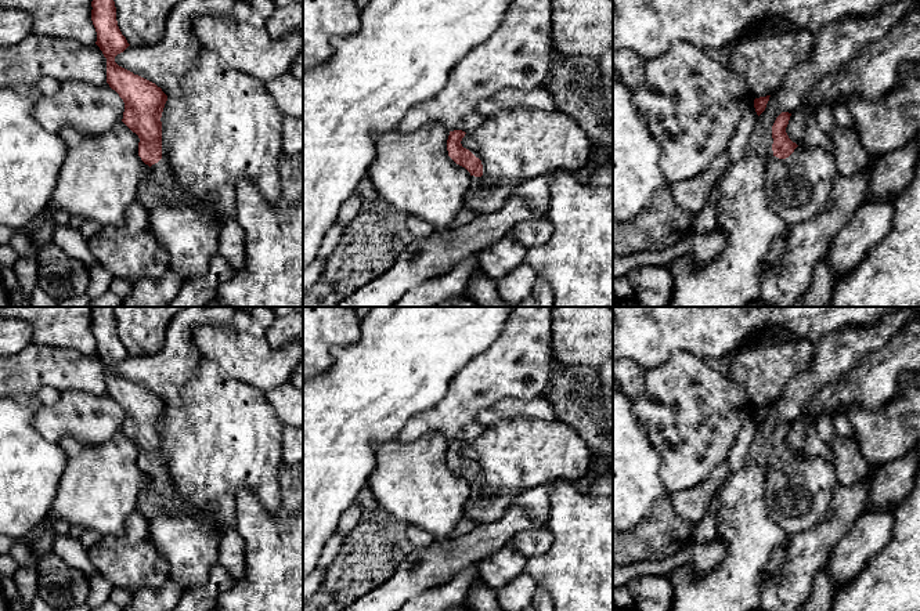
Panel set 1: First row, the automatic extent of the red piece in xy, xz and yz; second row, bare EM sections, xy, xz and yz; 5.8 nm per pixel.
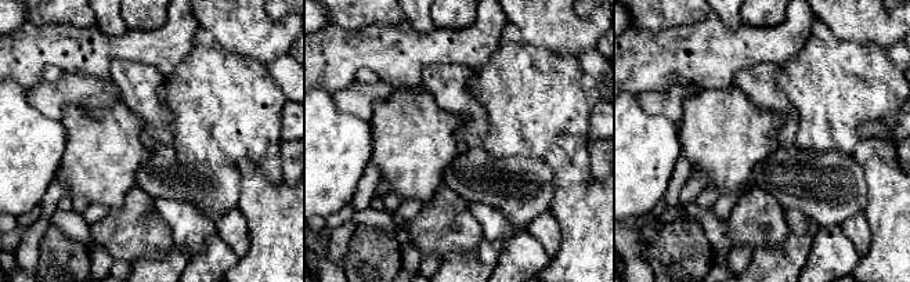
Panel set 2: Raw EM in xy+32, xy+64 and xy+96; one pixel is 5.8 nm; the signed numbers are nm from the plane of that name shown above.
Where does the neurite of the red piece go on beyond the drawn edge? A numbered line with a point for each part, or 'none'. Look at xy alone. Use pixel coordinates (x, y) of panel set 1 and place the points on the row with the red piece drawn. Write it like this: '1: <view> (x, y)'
1: xy (158, 187)

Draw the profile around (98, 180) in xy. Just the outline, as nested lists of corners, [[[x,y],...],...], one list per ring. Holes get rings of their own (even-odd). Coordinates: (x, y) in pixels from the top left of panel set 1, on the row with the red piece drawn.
[[[123,122],[101,135],[83,135],[72,127],[59,133],[66,147],[51,200],[57,212],[83,221],[97,221],[102,228],[122,227],[131,203],[138,200],[138,187],[147,178],[149,166],[138,156],[140,138]]]

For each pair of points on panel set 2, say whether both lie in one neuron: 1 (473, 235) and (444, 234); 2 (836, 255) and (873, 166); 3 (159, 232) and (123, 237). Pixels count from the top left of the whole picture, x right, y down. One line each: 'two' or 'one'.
1: one
2: two
3: one

